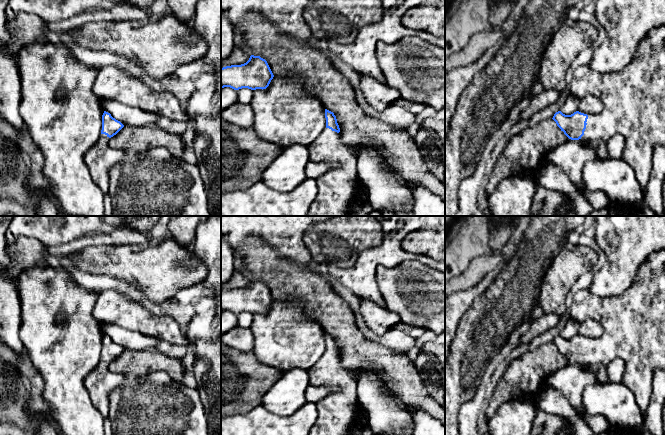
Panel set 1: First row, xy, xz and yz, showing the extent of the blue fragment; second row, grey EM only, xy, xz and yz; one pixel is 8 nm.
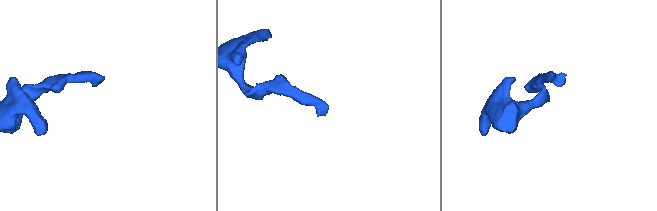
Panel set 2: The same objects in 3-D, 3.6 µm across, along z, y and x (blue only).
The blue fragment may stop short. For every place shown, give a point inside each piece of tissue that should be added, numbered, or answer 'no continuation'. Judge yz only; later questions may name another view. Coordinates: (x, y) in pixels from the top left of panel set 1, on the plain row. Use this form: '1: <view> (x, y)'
1: yz (633, 323)

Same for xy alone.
1: xy (101, 382)

